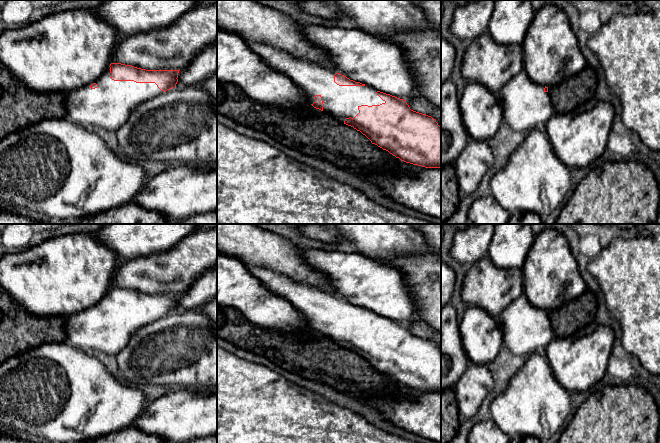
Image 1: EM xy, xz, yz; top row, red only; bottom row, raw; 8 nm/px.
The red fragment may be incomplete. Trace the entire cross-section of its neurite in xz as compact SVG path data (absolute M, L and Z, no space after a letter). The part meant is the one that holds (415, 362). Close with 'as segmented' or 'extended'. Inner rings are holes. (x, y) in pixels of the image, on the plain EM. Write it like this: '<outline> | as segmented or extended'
M242 262L265 288L290 303L314 332L325 335L335 345L360 355L372 368L401 385L425 392L441 392L441 350L431 340L411 334L403 323L350 304L332 293L295 282L270 269Z | extended

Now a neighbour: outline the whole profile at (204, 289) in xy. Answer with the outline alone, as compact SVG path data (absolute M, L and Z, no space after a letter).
M217 266L202 273L190 288L179 294L176 311L196 309L217 297Z

